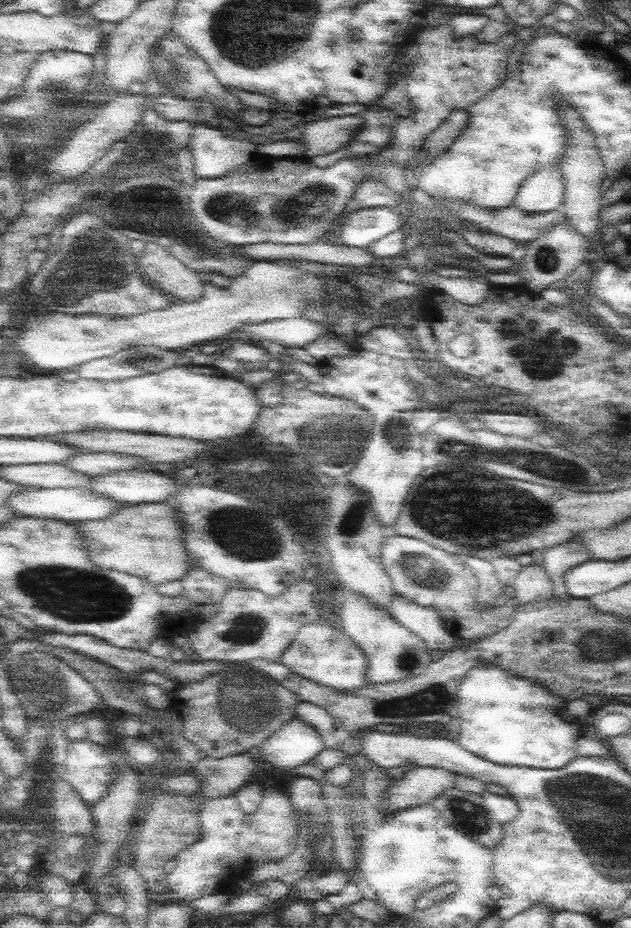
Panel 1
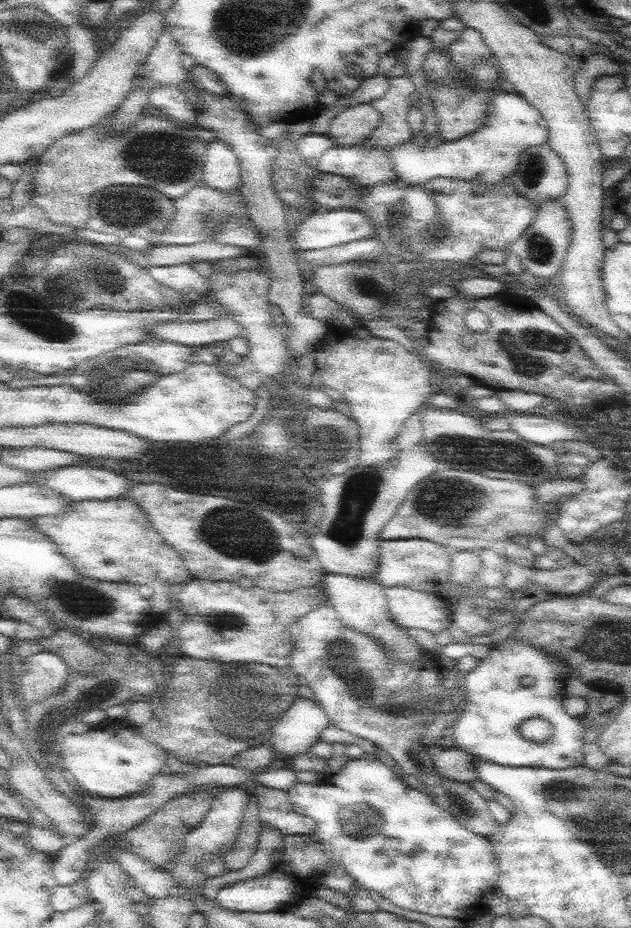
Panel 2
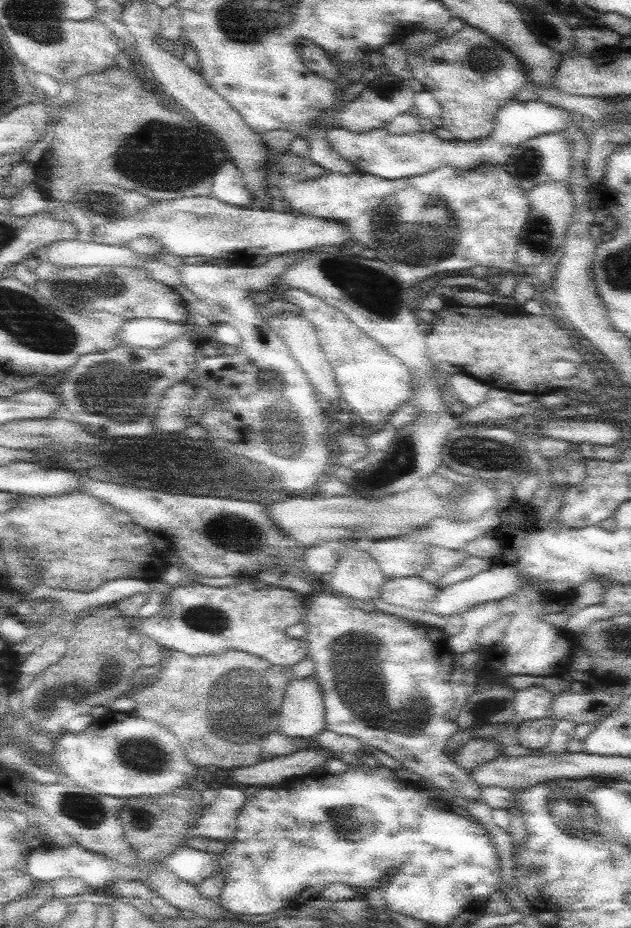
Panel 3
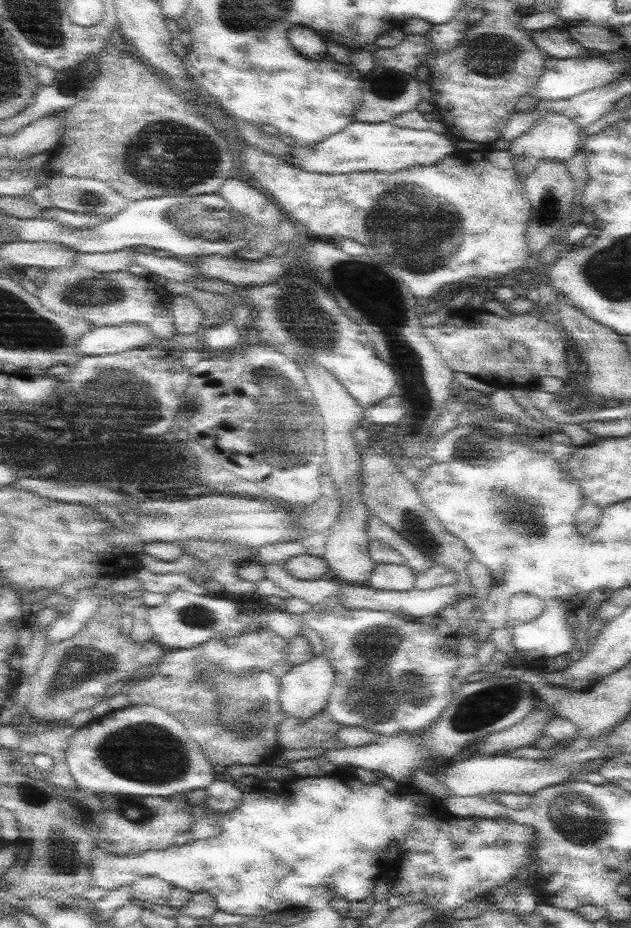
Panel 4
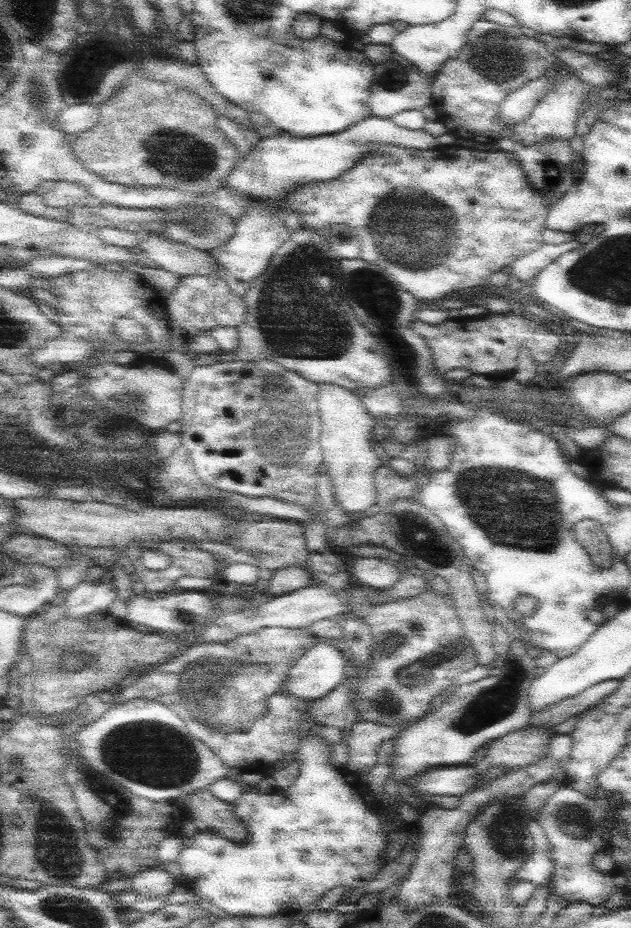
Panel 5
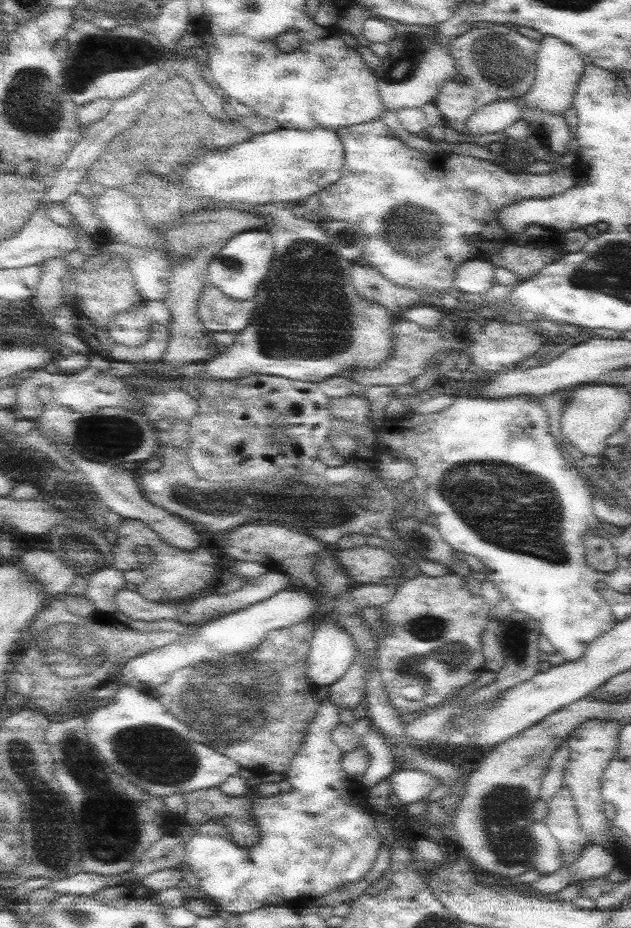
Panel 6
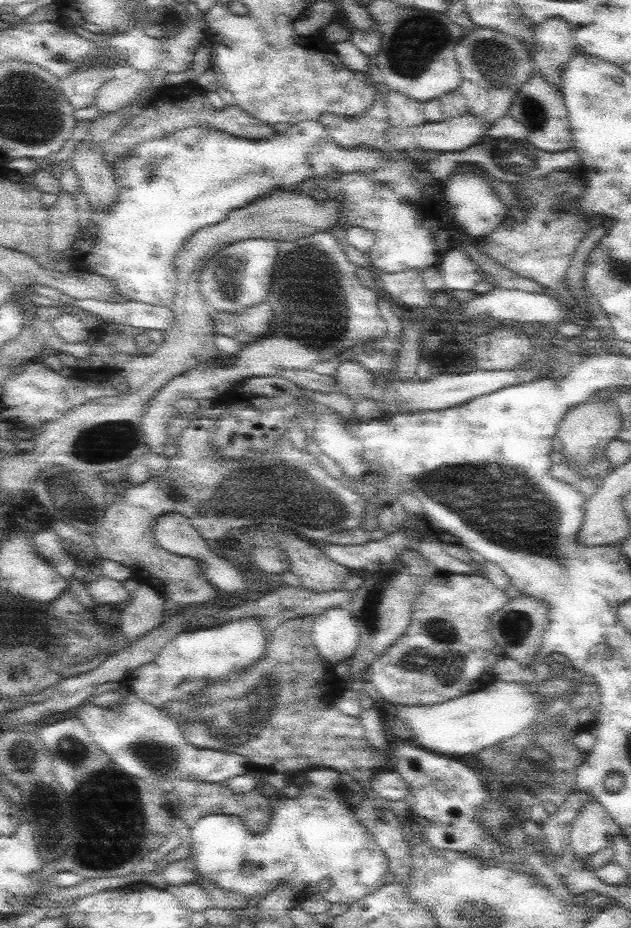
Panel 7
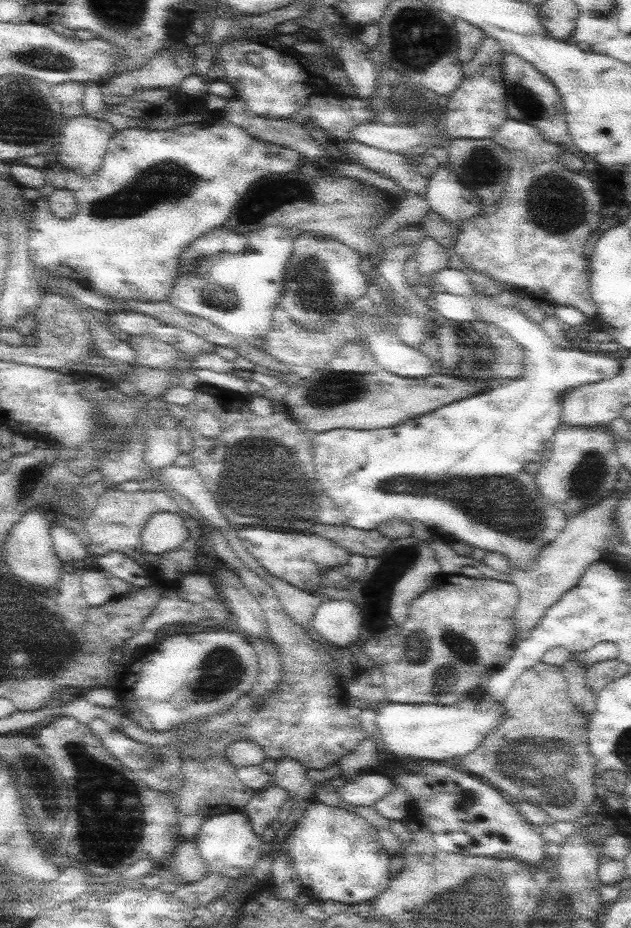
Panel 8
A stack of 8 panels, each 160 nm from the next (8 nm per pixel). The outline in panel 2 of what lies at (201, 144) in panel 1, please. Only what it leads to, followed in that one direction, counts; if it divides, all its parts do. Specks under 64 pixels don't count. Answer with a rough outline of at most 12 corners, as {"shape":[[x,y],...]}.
{"shape":[[216,140],[204,157],[204,183],[218,192],[241,190],[240,161]]}

